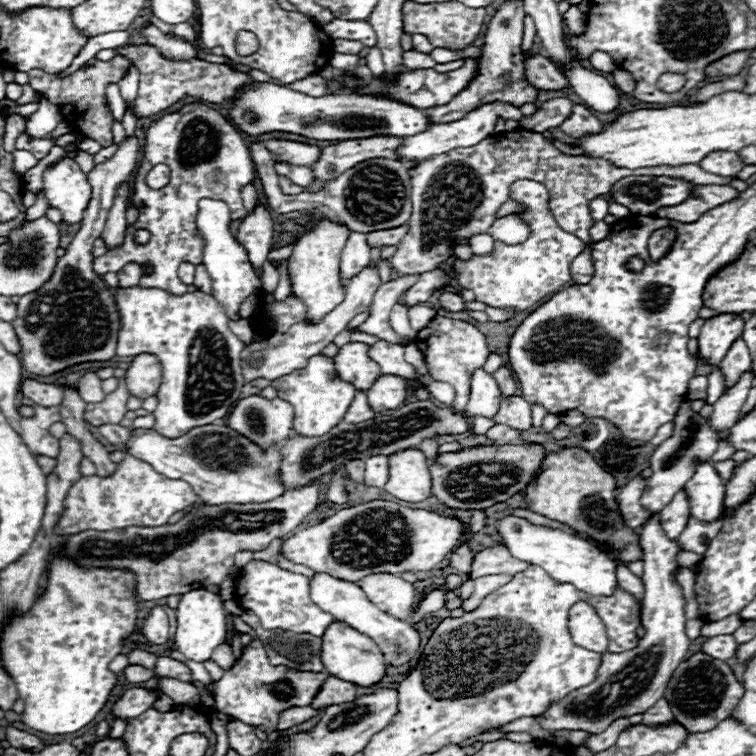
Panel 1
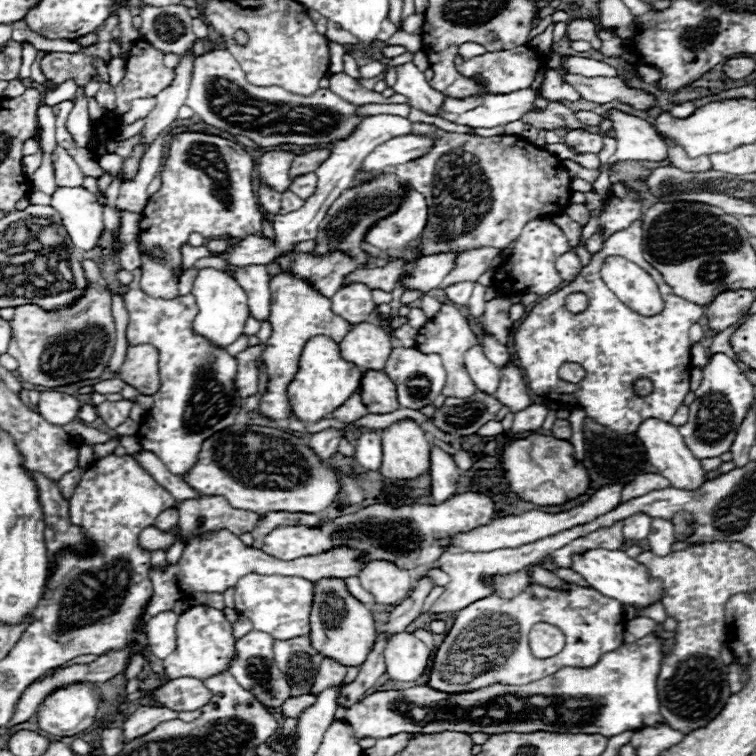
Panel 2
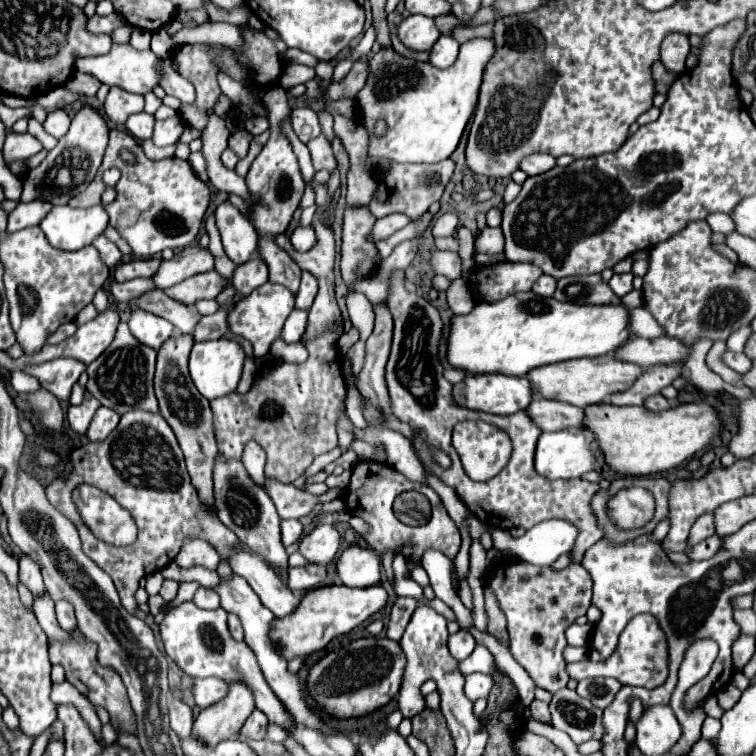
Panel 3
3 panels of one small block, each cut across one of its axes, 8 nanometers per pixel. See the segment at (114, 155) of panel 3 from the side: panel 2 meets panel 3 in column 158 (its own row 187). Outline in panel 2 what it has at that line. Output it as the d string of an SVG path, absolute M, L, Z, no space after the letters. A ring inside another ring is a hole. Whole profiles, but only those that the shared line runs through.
M184 132L170 138L166 164L160 172L162 186L150 196L140 218L140 248L162 246L168 254L168 264L158 264L142 256L140 286L146 294L156 298L174 298L178 294L178 280L172 270L182 268L178 248L188 242L190 232L200 232L204 238L262 236L262 214L252 190L252 168L250 154L232 140L200 132Z

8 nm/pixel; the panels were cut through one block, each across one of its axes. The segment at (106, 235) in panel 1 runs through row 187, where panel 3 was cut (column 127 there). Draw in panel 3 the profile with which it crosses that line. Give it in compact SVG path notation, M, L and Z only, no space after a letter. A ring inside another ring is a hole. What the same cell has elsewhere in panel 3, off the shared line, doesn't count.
M140 112L140 114L132 114L126 122L126 128L128 132L138 140L138 142L144 142L148 138L152 138L154 134L154 116L146 114L146 112Z

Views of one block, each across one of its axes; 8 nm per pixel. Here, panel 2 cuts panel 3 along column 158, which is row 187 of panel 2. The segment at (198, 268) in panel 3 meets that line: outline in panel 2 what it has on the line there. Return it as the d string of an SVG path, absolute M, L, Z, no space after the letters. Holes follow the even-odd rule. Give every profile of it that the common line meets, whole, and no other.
M282 150L266 152L258 164L260 180L280 194L286 192L290 186L288 168L290 168L292 160L294 160L294 154L290 154L290 152L282 152Z

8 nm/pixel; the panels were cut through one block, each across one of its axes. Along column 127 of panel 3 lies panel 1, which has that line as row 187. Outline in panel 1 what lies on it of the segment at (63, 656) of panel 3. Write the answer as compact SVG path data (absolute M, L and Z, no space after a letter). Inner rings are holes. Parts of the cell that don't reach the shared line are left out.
M702 184L696 186L694 192L684 200L684 204L676 204L672 208L660 208L654 216L668 218L676 222L696 222L704 212L730 202L738 196L738 190L730 186L714 186L714 184Z

